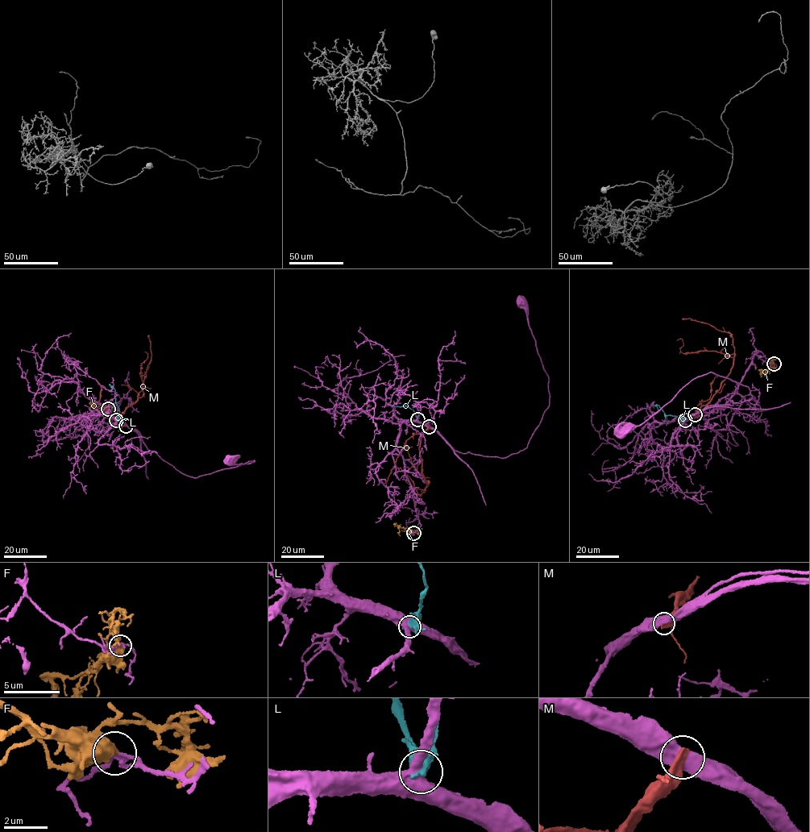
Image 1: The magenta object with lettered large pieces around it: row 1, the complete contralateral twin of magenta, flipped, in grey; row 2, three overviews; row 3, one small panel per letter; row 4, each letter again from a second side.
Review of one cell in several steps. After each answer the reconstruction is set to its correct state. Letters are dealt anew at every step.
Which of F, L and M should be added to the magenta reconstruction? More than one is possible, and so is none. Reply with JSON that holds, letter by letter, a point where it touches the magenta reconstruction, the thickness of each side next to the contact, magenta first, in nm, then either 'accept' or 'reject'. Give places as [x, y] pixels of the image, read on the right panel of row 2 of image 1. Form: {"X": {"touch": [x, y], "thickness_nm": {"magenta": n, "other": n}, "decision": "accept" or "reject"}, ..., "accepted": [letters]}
{"F": {"touch": [774, 364], "thickness_nm": {"magenta": 220, "other": 650}, "decision": "reject"}, "L": {"touch": [685, 420], "thickness_nm": {"magenta": 600, "other": 360}, "decision": "reject"}, "M": {"touch": [695, 414], "thickness_nm": {"magenta": 600, "other": 420}, "decision": "reject"}, "accepted": []}

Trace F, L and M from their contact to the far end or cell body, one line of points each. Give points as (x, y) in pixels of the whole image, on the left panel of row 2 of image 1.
F: (108, 409), (95, 406), (97, 401)
L: (116, 420), (120, 413), (115, 390), (110, 384)
M: (126, 426), (118, 416), (137, 399), (142, 390), (151, 359), (148, 335)

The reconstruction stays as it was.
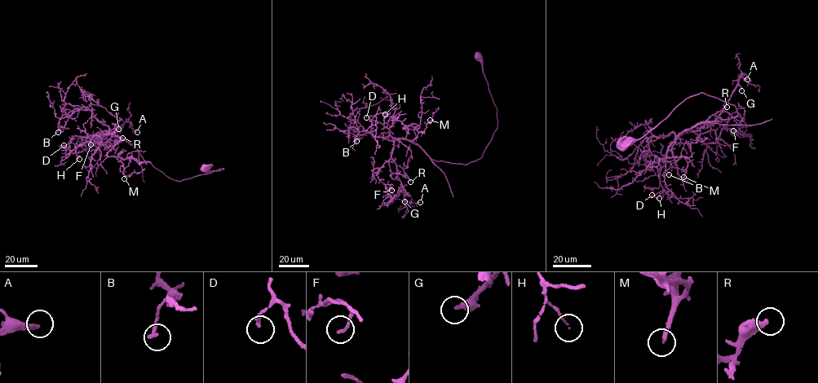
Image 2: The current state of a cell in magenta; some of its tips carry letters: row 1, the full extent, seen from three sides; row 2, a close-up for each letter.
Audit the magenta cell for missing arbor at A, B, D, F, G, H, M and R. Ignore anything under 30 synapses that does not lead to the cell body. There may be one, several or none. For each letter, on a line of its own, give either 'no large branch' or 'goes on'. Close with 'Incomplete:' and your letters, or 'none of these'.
A: no large branch
B: no large branch
D: no large branch
F: no large branch
G: goes on
H: no large branch
M: goes on
R: goes on
Incomplete: G, M, R

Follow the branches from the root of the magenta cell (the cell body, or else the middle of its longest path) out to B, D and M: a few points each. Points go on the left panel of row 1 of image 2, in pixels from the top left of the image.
B: (205, 167), (206, 171), (223, 169), (179, 181), (167, 177), (86, 109), (73, 110), (63, 131), (58, 132)
D: (205, 167), (223, 169), (179, 181), (112, 134), (73, 149), (64, 145)
M: (205, 167), (206, 171), (223, 169), (175, 180), (121, 138), (107, 154), (120, 158), (124, 178)

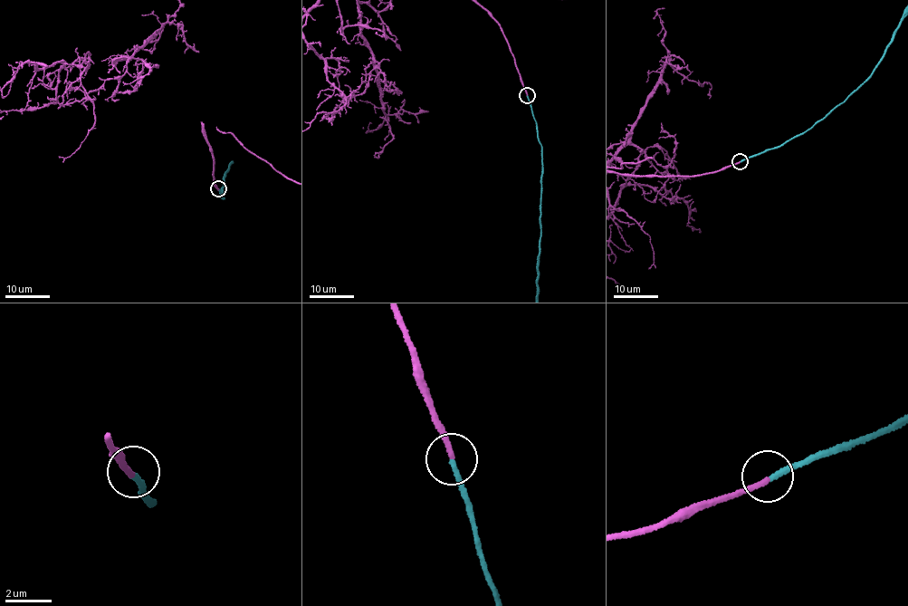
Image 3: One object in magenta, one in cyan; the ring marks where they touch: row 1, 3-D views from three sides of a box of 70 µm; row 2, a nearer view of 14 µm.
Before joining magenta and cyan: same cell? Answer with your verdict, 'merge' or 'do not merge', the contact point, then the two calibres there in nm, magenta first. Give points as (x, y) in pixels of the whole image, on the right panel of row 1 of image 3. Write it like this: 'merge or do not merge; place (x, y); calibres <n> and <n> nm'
merge; place (740, 161); calibres 240 and 240 nm

